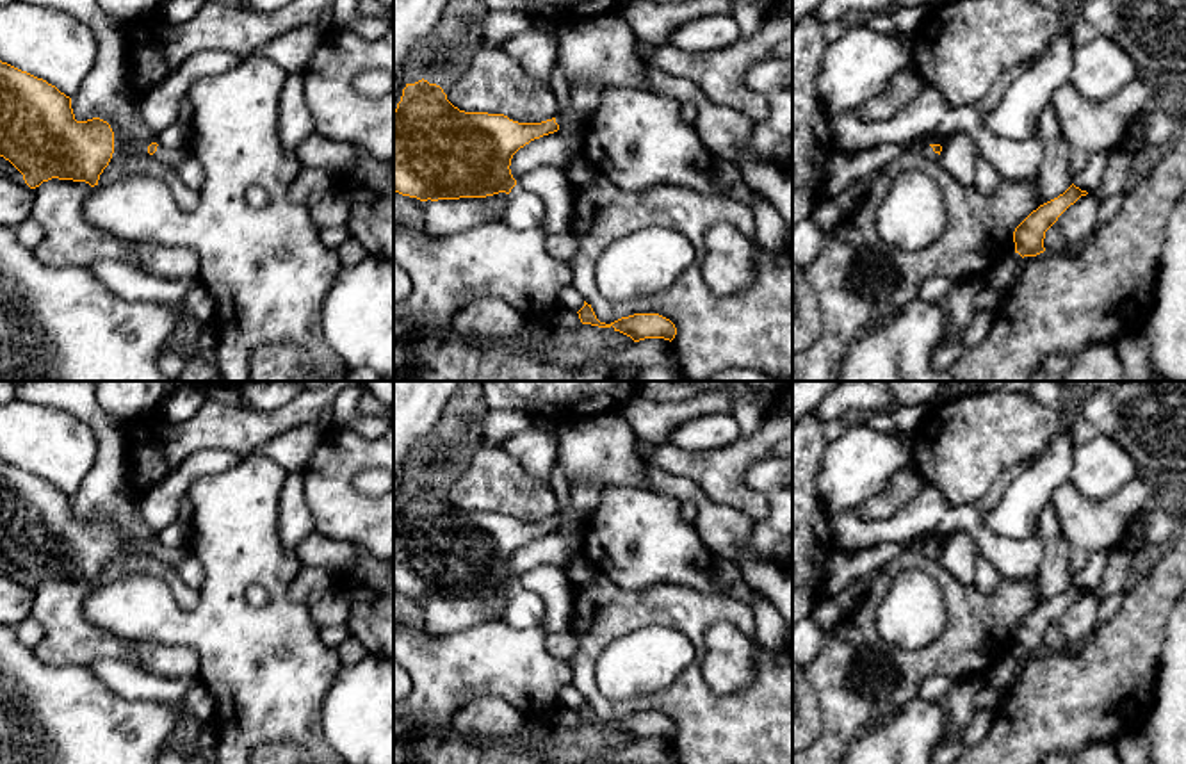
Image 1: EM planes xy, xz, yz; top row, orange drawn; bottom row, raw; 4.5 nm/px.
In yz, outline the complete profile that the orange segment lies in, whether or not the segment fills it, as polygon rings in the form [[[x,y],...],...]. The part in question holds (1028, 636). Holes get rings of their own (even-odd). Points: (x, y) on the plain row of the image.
[[[1072,582],[1063,593],[1033,609],[1013,630],[1015,652],[1022,657],[1044,652],[1045,630],[1070,604],[1086,593]]]

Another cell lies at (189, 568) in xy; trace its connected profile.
[[[192,556],[183,557],[182,561],[173,565],[180,577],[192,586],[194,589],[199,589],[203,582],[203,568],[199,561]]]

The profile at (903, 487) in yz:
[[[910,463],[892,475],[883,492],[865,500],[857,511],[864,520],[889,520],[917,495],[924,483],[915,465]]]

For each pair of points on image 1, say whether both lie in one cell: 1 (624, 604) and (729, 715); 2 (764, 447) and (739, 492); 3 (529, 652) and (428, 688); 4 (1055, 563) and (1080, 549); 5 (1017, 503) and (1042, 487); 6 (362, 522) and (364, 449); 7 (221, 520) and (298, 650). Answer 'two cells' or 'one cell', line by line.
1: one cell
2: one cell
3: one cell
4: two cells
5: one cell
6: one cell
7: one cell

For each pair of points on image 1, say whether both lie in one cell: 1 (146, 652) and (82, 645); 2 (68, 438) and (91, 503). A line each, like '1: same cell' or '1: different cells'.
1: same cell
2: different cells

